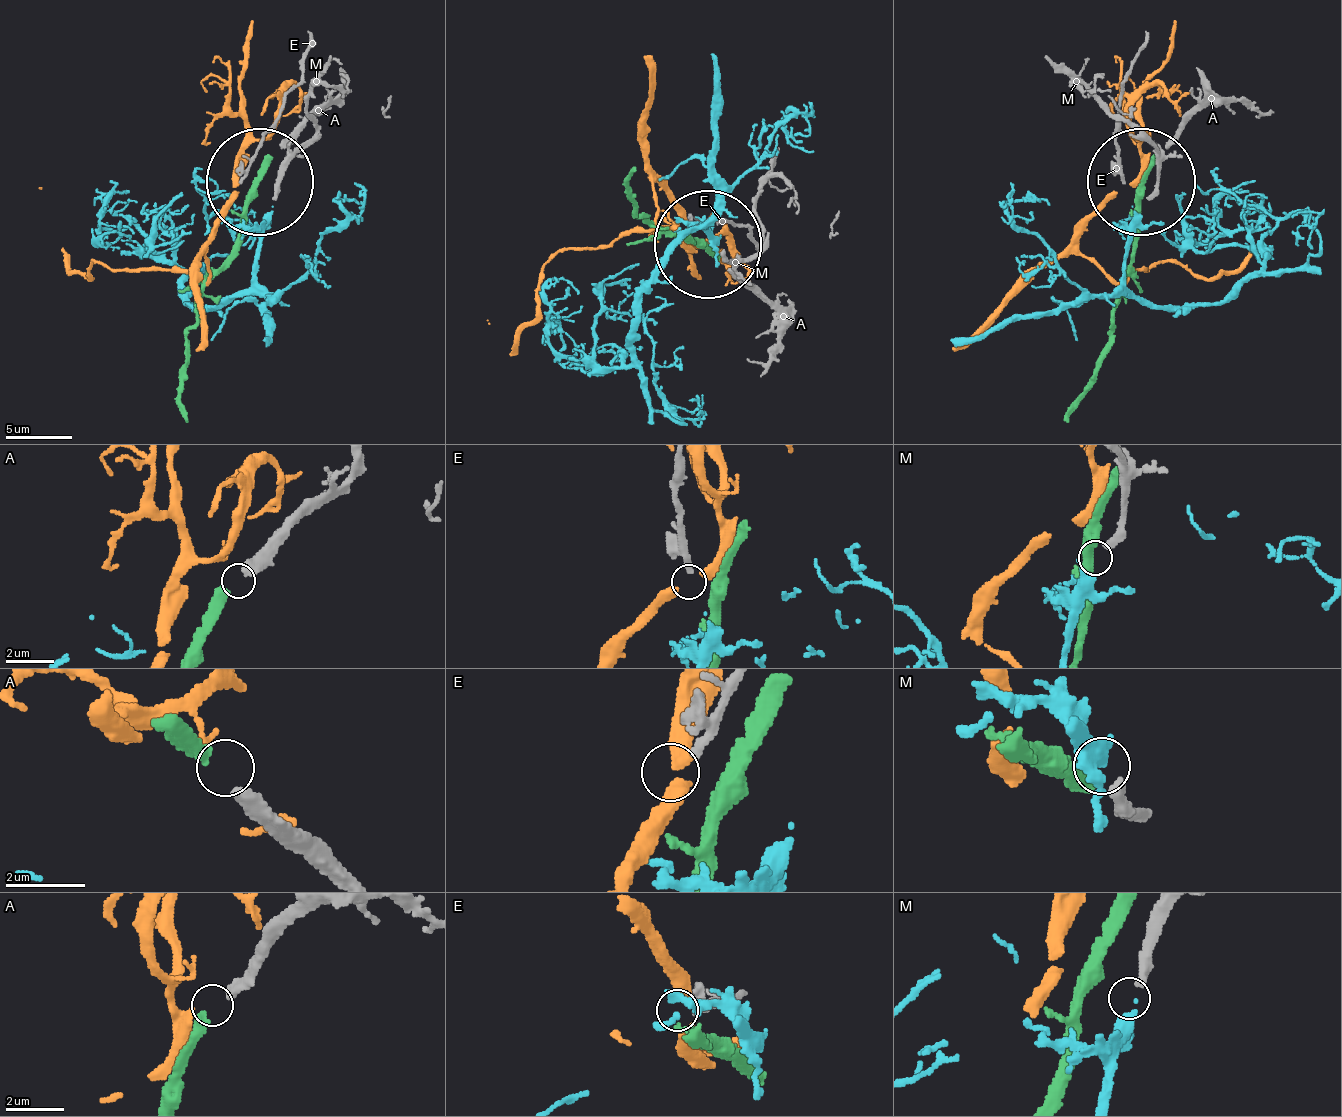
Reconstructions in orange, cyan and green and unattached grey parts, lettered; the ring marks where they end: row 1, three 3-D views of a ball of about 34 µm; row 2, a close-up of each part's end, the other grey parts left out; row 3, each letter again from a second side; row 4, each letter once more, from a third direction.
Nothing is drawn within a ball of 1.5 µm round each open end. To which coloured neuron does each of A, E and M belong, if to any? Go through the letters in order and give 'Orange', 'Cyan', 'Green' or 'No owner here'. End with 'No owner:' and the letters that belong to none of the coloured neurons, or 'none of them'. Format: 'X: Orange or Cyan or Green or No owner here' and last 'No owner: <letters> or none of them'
A: Green
E: No owner here
M: Cyan
No owner: E

